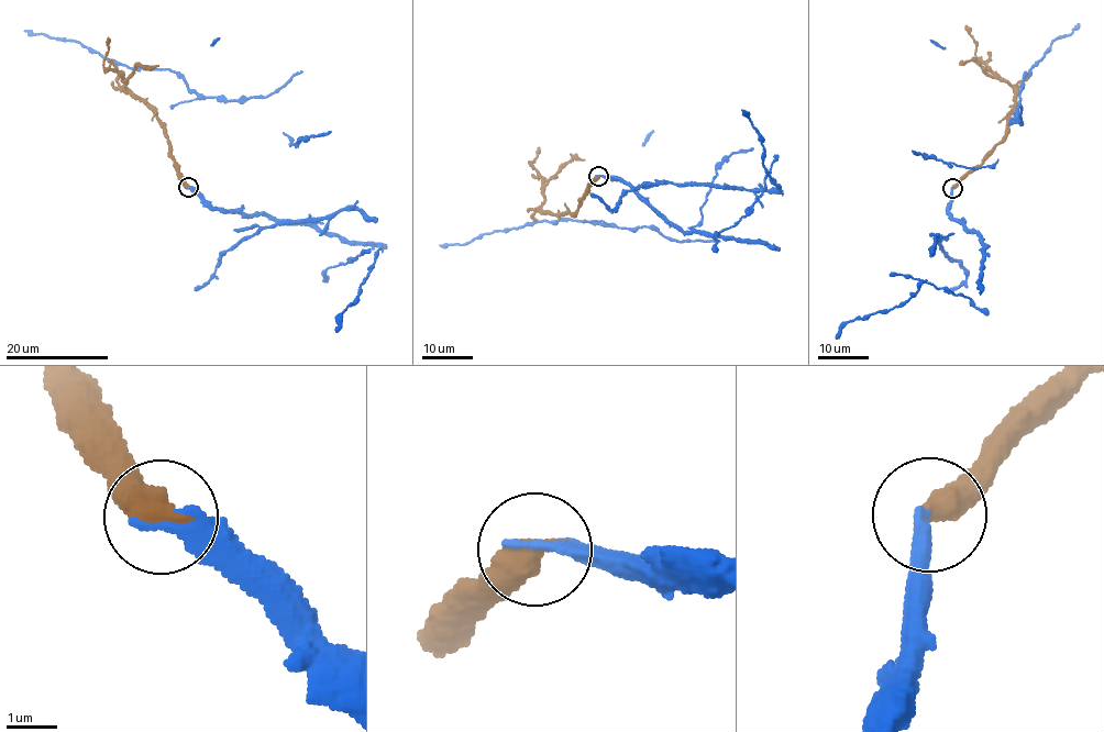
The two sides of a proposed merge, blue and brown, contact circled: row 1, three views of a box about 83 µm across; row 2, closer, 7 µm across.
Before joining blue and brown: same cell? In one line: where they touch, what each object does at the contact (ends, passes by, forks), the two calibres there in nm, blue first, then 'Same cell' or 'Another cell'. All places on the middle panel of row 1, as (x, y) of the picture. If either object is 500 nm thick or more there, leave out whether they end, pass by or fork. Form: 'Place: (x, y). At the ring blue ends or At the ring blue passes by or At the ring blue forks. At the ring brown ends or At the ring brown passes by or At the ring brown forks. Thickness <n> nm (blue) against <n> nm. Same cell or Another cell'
Place: (598, 176). Thickness 300 nm (blue) against 550 nm. Same cell

